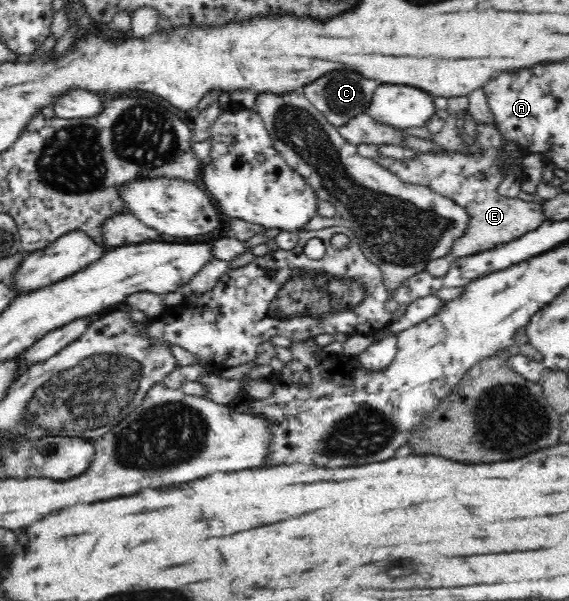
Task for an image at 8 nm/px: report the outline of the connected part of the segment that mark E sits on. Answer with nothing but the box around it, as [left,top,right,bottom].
[376,123,546,259]

